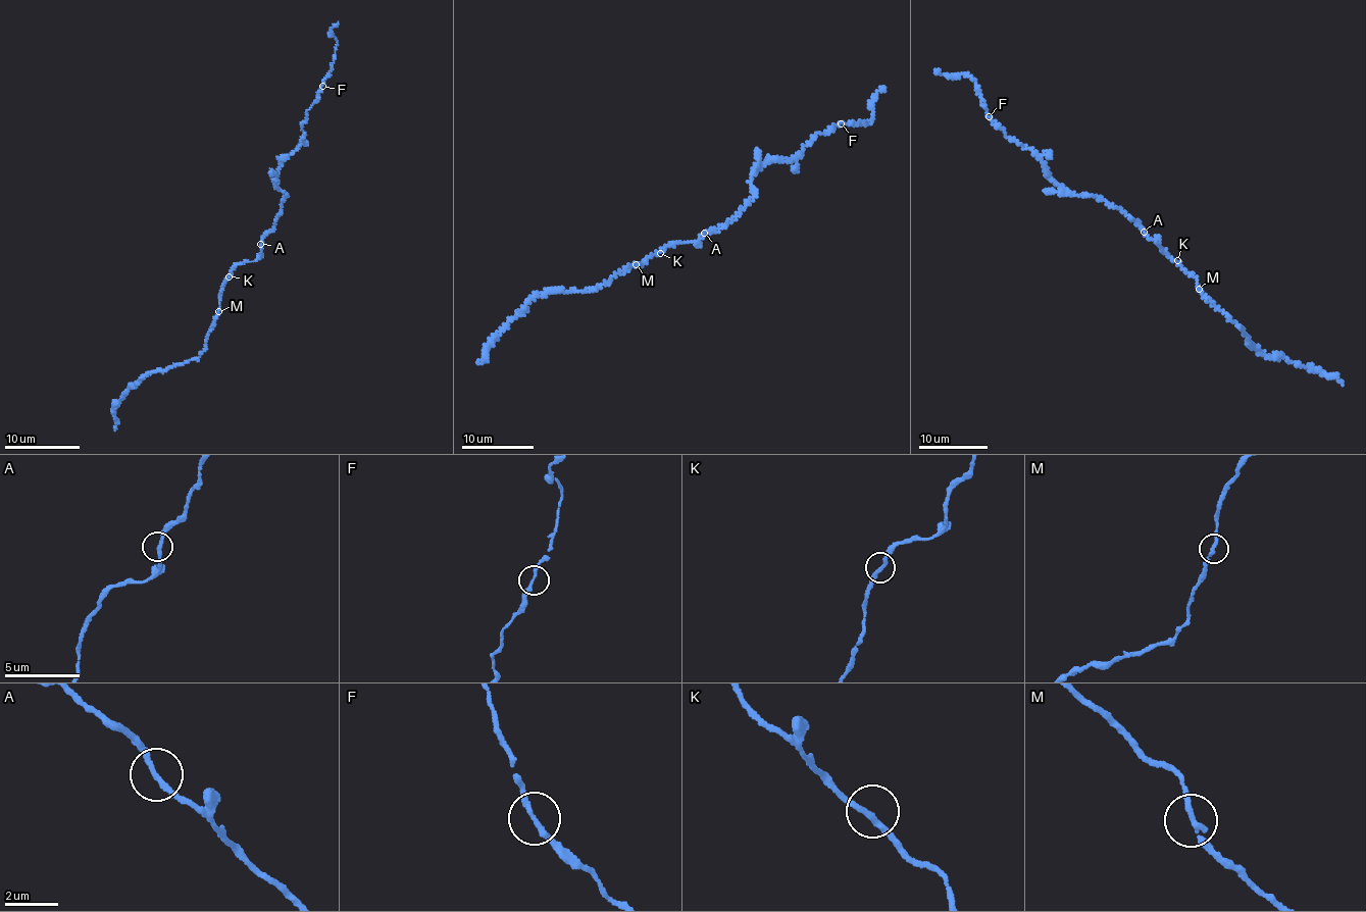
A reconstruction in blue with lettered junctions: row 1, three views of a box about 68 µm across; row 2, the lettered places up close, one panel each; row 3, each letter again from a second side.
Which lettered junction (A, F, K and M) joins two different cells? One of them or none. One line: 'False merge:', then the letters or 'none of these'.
False merge: none of these

